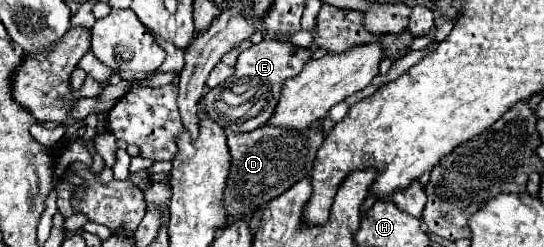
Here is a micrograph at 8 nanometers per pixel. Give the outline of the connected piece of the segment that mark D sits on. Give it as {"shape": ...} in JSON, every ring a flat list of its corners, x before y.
{"shape":[[261,126,247,134,237,134,231,130,225,130,225,134,229,154,233,158,223,202,227,212,225,226,231,226,237,220,249,220,257,208,287,192,299,180,307,178,315,164,315,154,323,142,321,128,285,130,279,126]]}

